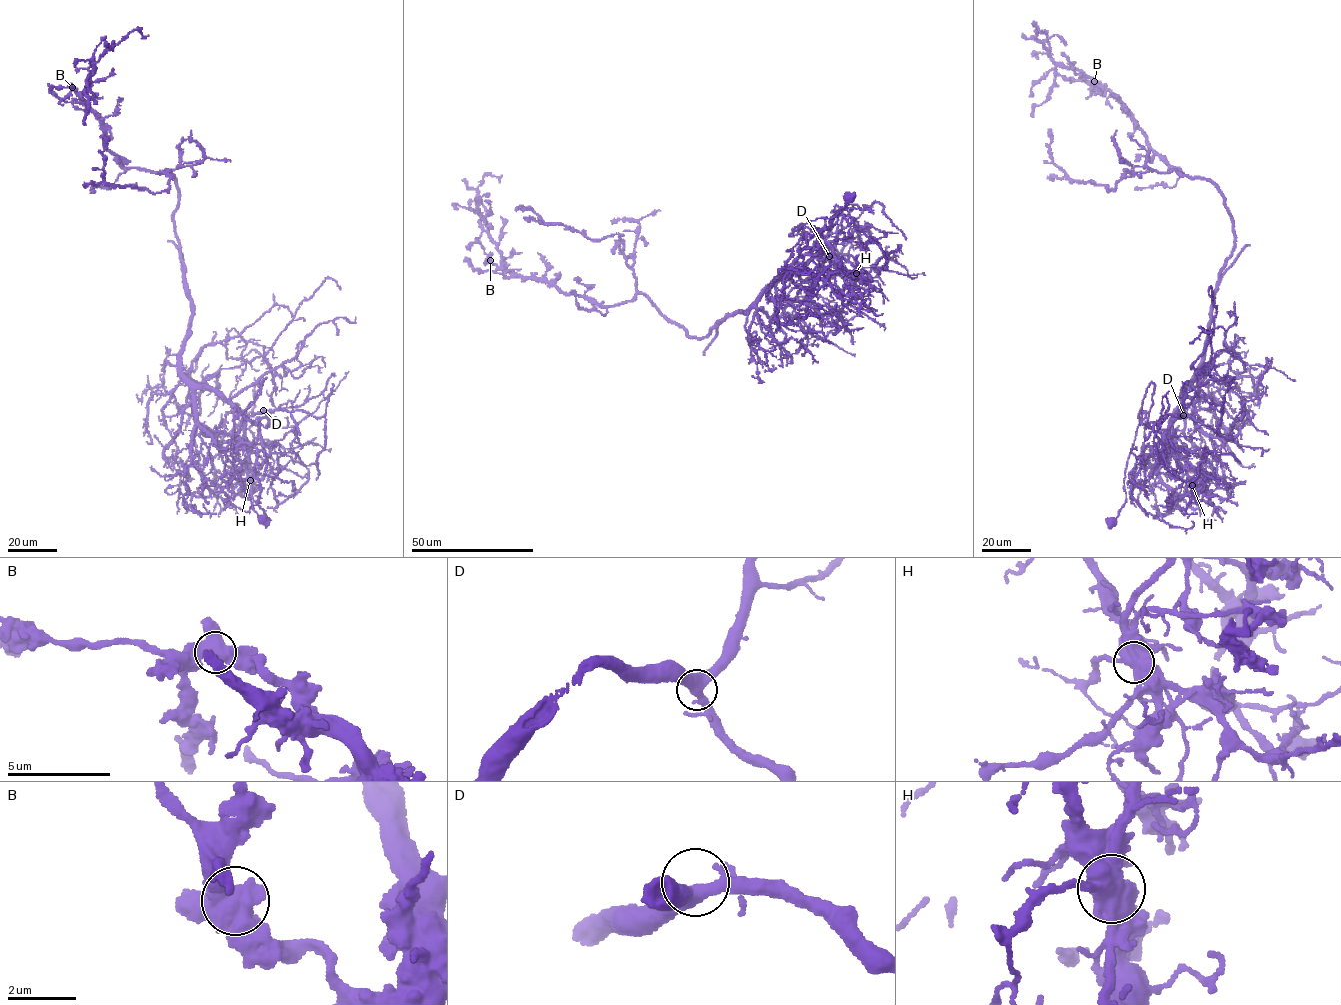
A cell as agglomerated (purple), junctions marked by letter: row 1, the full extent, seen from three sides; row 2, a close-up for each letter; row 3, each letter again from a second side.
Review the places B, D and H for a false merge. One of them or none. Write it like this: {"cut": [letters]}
{"cut": ["H"]}

